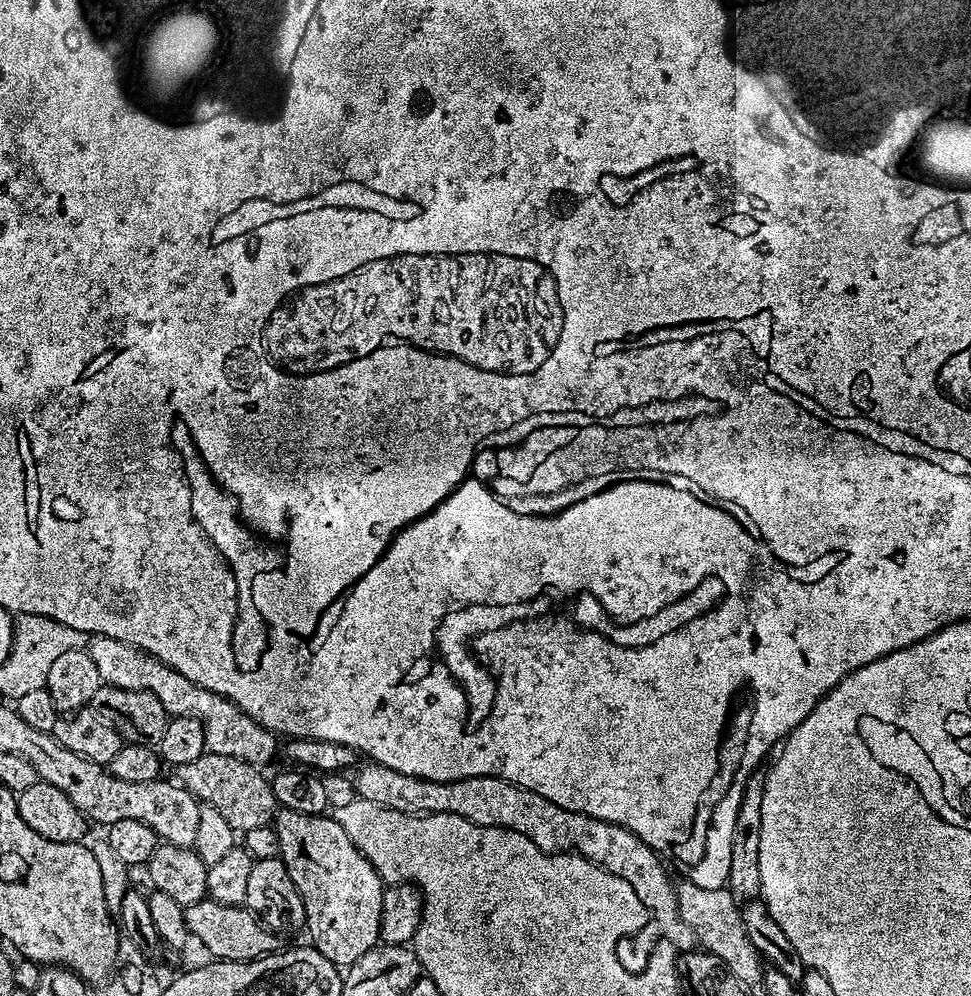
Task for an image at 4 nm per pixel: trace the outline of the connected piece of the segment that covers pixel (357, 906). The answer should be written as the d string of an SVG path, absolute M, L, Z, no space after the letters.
M287 810L277 811L274 827L280 842L280 859L283 860L297 894L304 903L306 932L312 935L311 947L320 951L331 964L347 966L353 964L381 943L380 923L382 922L382 894L385 883L376 868L359 852L346 830L338 826L331 815L311 816Z

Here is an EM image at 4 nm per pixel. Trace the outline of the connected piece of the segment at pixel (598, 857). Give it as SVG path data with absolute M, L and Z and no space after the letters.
M365 763L355 769L355 795L366 802L374 802L386 810L398 810L407 816L430 814L458 814L478 826L509 828L534 842L543 852L570 852L584 856L602 870L618 874L622 882L630 882L646 906L653 925L660 927L659 934L674 945L677 953L697 951L694 930L680 916L676 884L668 877L665 861L642 838L638 838L621 824L607 824L598 818L578 814L542 798L517 784L506 782L497 776L462 778L454 782L434 782L414 778L410 774L398 774L385 764Z

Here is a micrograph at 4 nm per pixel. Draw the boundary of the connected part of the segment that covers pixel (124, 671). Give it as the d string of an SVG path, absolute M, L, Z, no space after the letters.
M92 636L86 650L90 654L90 658L94 658L94 662L98 666L98 674L103 683L110 686L122 686L122 690L146 690L150 694L154 694L154 698L158 698L158 702L162 702L162 706L168 712L169 717L193 716L198 718L202 722L206 734L207 751L214 754L230 755L231 758L238 758L242 762L257 766L265 766L264 764L270 763L275 756L278 756L278 744L276 748L277 733L262 727L260 723L246 715L228 697L219 696L214 694L214 690L206 690L202 686L190 682L190 678L178 674L178 670L166 666L166 662L154 658L149 652L130 646L126 642L118 642L118 638L106 638L105 636Z

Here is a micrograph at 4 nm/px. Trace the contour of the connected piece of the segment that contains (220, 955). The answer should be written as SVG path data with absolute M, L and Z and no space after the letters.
M205 898L187 905L184 917L189 937L193 941L197 940L209 952L209 957L218 960L256 960L281 947L281 937L259 923L256 913L248 911L244 906Z

